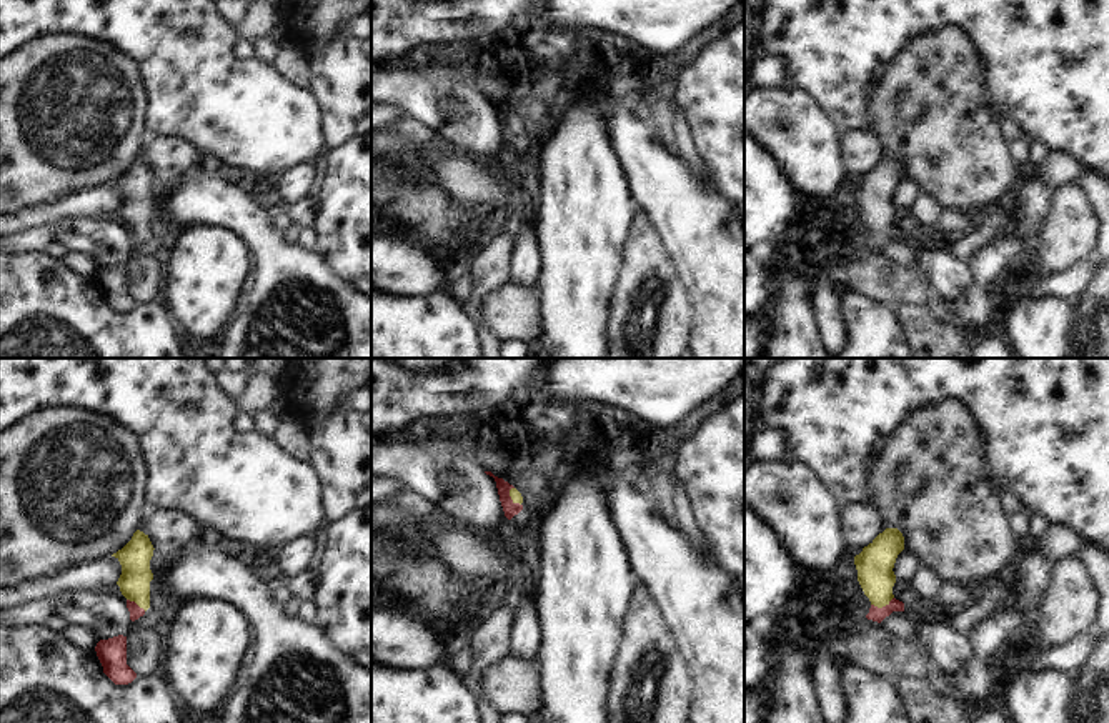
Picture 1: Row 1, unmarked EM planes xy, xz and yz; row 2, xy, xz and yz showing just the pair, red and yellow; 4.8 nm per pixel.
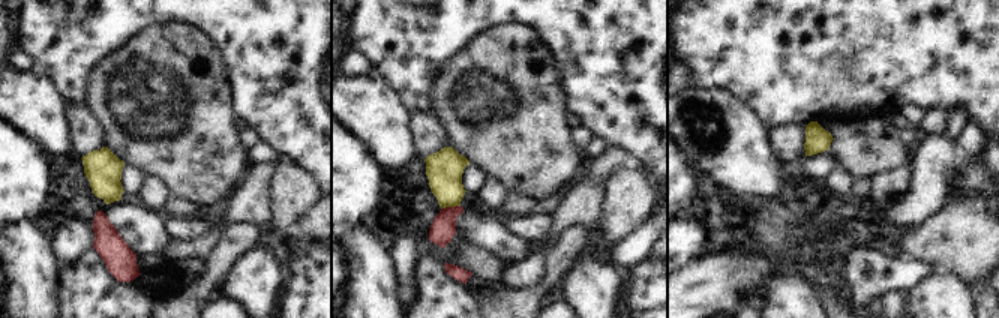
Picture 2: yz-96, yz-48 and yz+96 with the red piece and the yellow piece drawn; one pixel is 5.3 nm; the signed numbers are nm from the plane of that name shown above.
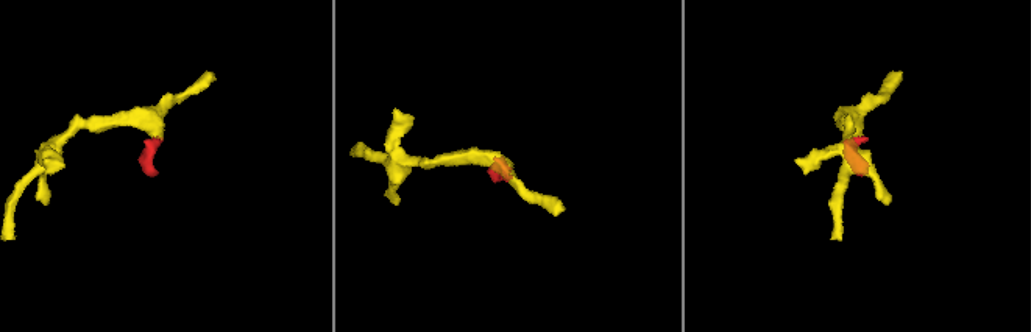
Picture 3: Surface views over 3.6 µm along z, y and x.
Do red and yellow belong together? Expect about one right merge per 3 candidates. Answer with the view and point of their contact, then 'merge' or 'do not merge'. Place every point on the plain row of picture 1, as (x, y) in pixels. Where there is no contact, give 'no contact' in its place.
contact yz (883, 234); merge

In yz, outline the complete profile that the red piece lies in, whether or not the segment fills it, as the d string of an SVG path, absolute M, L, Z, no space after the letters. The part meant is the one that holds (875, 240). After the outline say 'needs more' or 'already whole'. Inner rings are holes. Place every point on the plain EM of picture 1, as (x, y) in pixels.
M886 155L854 183L858 208L871 228L868 247L881 250L893 238L904 238L904 230L893 222L896 210L893 195L903 177L903 160L898 155Z | needs more

